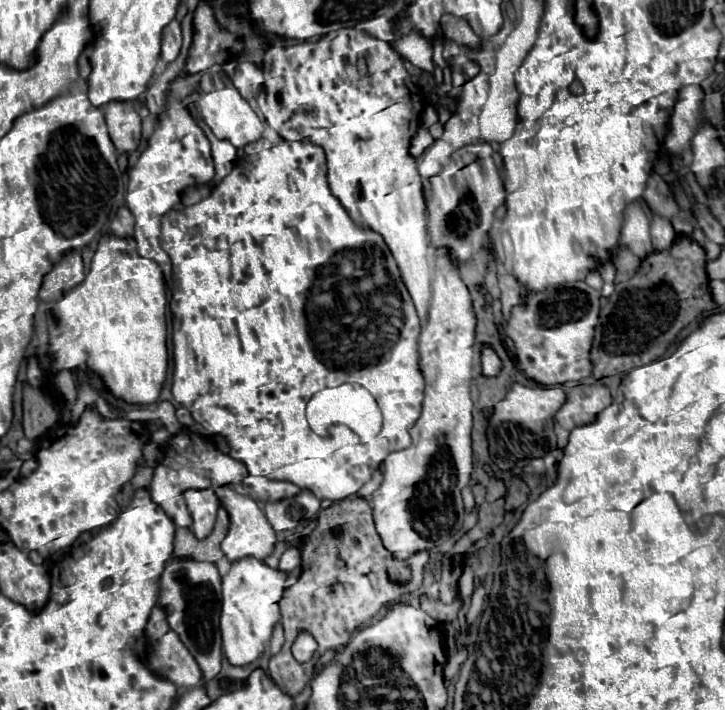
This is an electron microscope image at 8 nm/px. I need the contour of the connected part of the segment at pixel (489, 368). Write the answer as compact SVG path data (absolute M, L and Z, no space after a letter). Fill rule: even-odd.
M482 346L480 352L480 362L482 362L482 376L486 378L494 378L498 376L498 372L502 370L502 360L498 358L498 354L490 348L490 346Z

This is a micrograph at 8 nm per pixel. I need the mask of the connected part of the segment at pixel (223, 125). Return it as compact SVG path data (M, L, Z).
M234 86L202 94L198 108L214 136L232 142L236 148L256 142L264 132L260 118Z

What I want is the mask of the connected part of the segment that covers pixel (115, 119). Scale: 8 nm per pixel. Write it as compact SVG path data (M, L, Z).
M110 102L104 108L108 132L118 152L134 152L140 142L140 116L136 112L136 102Z

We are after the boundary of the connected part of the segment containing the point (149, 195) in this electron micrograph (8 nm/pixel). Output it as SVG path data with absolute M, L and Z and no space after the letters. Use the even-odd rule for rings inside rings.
M172 106L158 116L158 126L148 140L148 148L130 170L126 206L136 218L134 238L138 242L138 254L154 260L162 272L167 287L172 287L172 264L168 254L160 246L160 218L180 202L180 190L192 184L210 182L214 178L214 162L210 152L210 140L196 124L188 108Z

